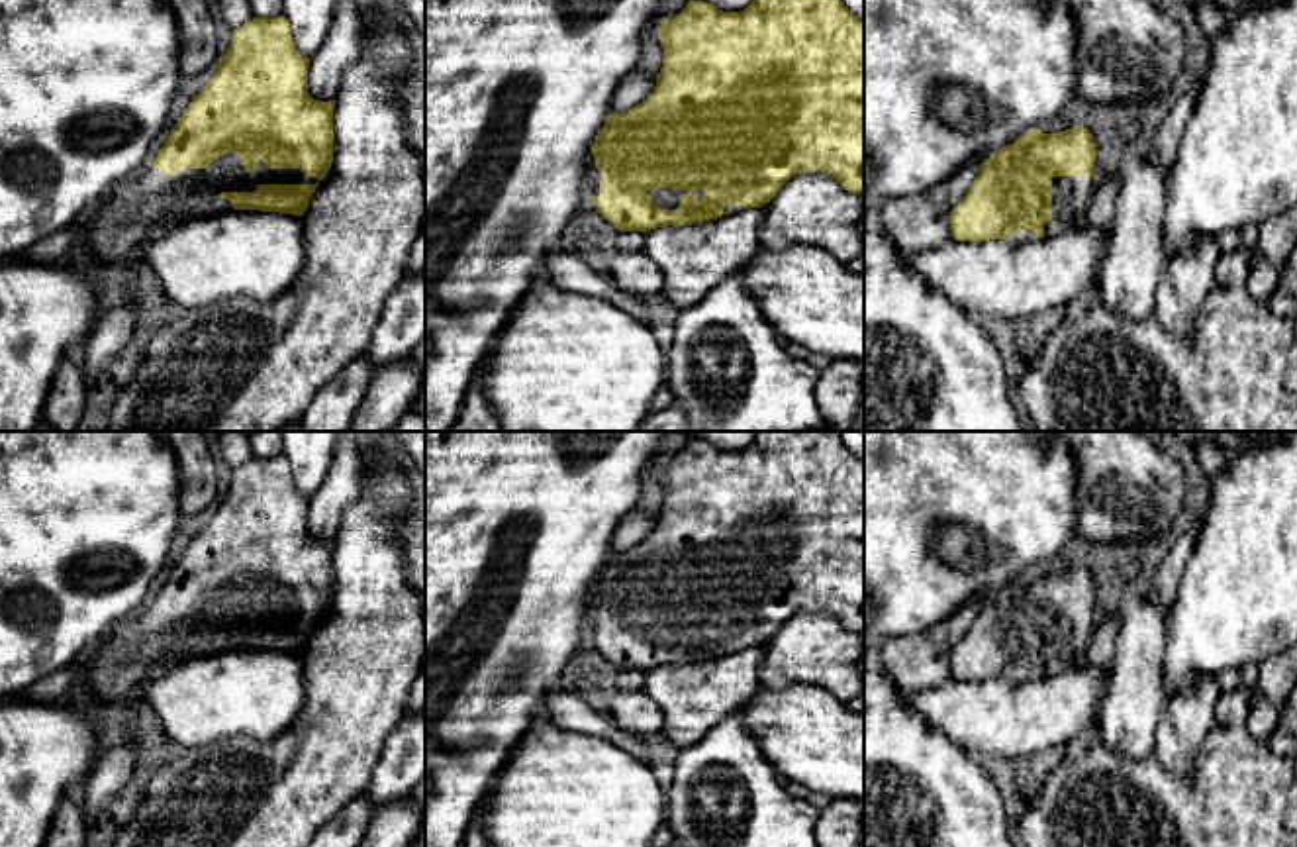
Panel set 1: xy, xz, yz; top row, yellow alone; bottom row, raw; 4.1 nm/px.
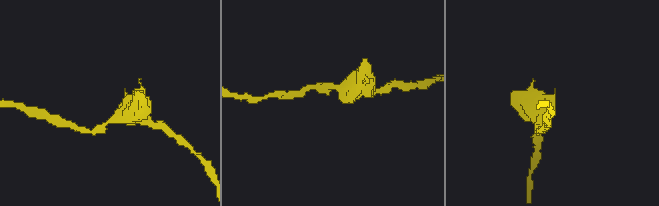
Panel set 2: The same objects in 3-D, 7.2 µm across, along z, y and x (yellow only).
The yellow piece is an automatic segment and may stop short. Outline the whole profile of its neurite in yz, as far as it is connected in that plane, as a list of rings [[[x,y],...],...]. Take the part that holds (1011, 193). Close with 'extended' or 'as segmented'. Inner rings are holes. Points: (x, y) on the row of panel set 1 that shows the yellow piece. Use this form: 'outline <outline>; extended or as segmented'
outline [[[1083,125],[1062,133],[1025,131],[1015,143],[984,159],[970,190],[948,216],[952,239],[1027,243],[1083,227],[1095,190],[1095,159],[1093,135]]]; extended

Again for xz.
outline [[[688,0],[686,8],[680,14],[674,14],[666,22],[660,24],[656,29],[658,39],[664,49],[662,69],[656,75],[656,86],[650,92],[647,100],[637,104],[635,108],[627,112],[611,112],[603,124],[603,127],[598,131],[596,141],[592,145],[592,151],[586,157],[584,167],[584,190],[586,196],[592,198],[592,206],[596,212],[605,218],[609,224],[613,224],[619,231],[650,231],[664,225],[692,225],[692,224],[703,224],[709,220],[717,220],[725,214],[743,212],[748,208],[762,208],[768,204],[776,192],[795,174],[799,173],[829,173],[837,178],[837,182],[852,192],[860,194],[864,190],[864,22],[860,22],[842,0],[752,0],[743,12],[723,12],[717,10],[713,4],[703,0]]]; extended

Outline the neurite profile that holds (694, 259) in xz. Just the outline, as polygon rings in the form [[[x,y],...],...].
[[[762,208],[725,214],[692,225],[664,225],[645,233],[645,253],[660,267],[660,296],[678,312],[750,261],[758,251]]]

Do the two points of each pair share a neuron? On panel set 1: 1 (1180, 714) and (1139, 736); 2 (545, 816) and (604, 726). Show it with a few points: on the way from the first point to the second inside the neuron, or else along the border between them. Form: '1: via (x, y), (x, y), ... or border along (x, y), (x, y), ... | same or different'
1: border along (1164, 698), (1152, 753) | different
2: border along (553, 722), (598, 734), (637, 757) | different

